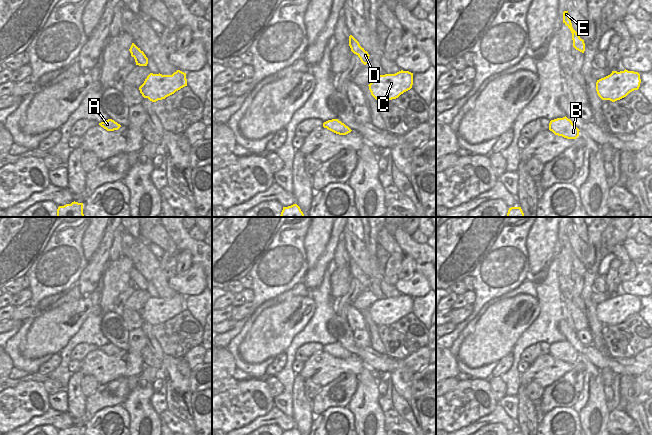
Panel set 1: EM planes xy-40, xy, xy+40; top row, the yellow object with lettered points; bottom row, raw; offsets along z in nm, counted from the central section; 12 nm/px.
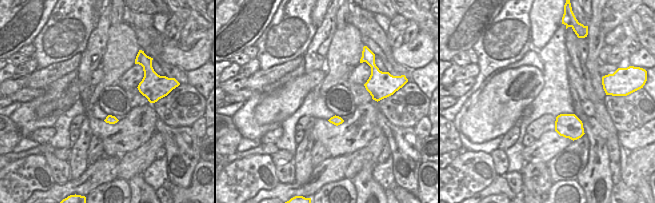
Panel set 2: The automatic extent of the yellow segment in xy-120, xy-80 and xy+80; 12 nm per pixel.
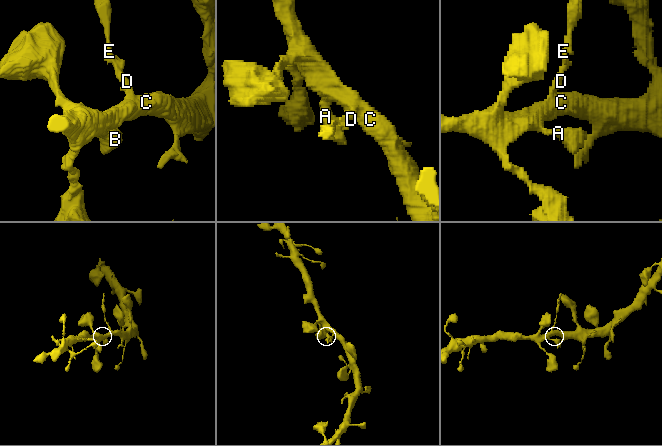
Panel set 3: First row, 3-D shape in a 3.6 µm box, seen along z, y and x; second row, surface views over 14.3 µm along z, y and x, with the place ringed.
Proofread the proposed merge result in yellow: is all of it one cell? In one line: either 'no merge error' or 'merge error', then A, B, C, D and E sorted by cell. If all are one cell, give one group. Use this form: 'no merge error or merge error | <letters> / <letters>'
merge error | A B C D / E

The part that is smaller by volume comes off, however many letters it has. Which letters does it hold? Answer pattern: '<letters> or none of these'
E

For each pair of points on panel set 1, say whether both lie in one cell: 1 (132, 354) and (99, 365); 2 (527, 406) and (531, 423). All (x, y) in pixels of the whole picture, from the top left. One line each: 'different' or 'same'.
1: same
2: same

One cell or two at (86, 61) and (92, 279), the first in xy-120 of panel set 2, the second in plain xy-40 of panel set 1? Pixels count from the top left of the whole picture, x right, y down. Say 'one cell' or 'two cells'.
one cell

